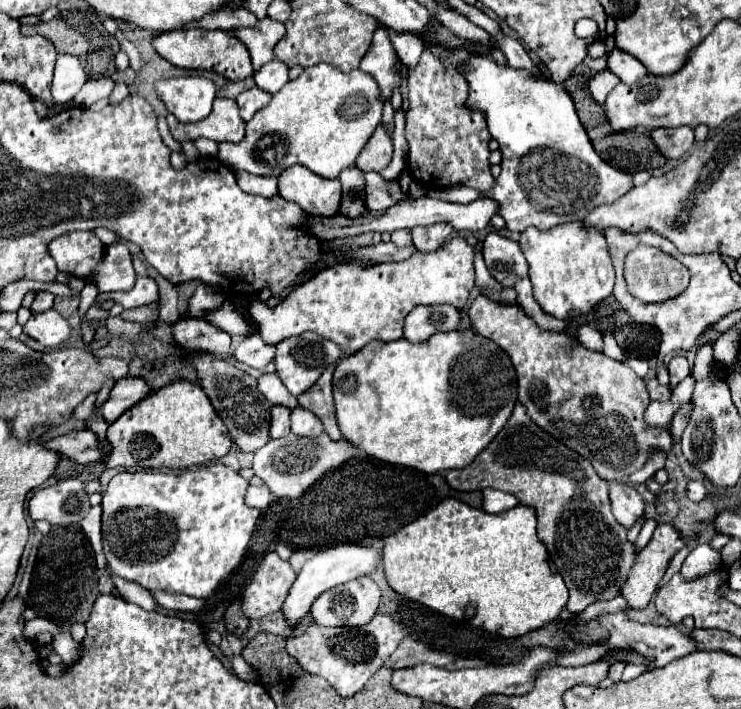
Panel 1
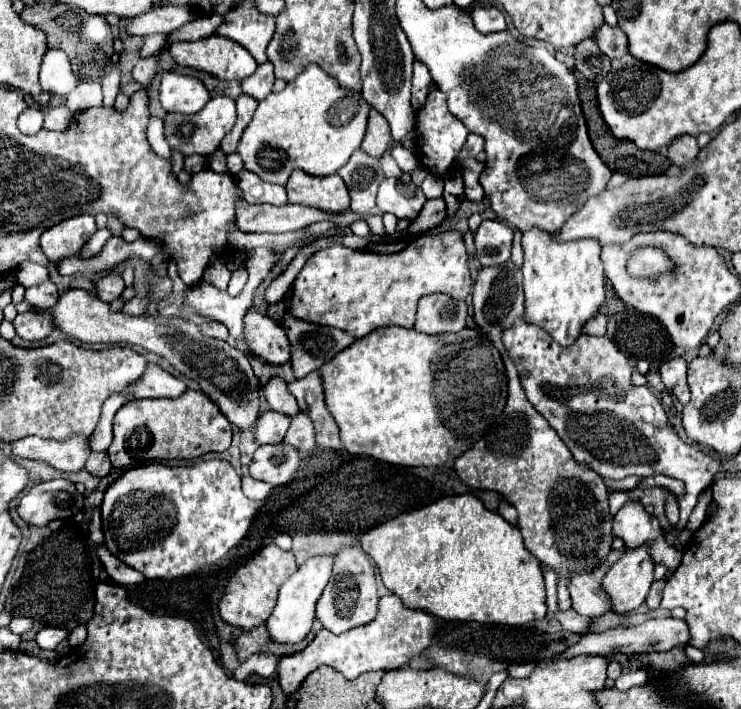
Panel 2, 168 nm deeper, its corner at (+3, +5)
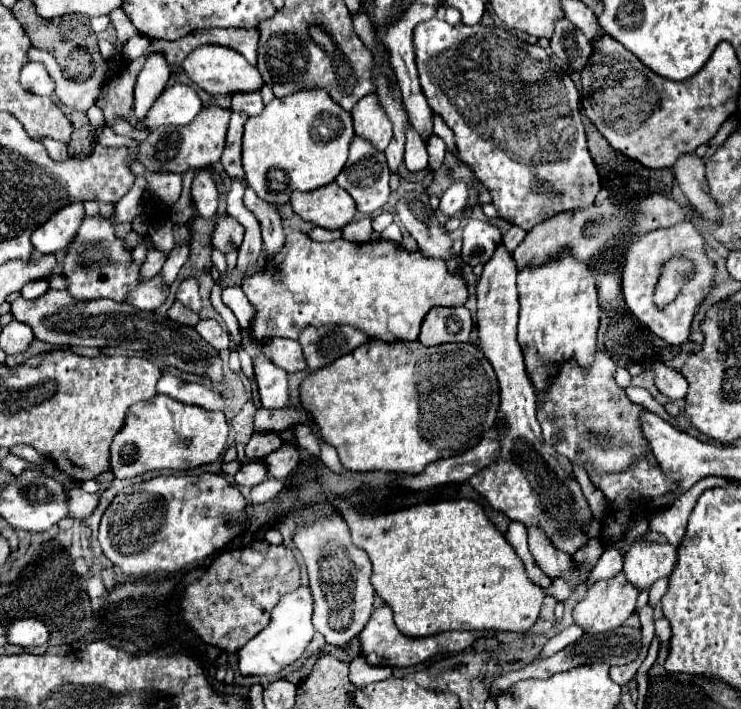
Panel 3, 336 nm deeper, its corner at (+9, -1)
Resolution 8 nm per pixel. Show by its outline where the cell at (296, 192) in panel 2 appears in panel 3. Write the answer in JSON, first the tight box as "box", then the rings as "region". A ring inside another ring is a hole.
{"box":[291,183,357,231],"region":[[[337,183],[307,193],[295,191],[291,195],[291,207],[301,219],[329,231],[341,231],[357,215],[351,195]]]}

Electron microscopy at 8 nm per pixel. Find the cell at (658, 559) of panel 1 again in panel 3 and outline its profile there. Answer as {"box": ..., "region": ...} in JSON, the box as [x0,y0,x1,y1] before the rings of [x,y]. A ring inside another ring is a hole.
{"box":[573,573,637,633],"region":[[[623,573],[611,577],[611,579],[601,579],[595,581],[587,587],[585,597],[577,603],[577,607],[573,609],[573,621],[585,631],[585,633],[605,633],[605,631],[613,631],[617,627],[621,627],[625,623],[625,619],[635,611],[635,603],[637,603],[637,587],[631,587],[629,581],[625,579]]]}

